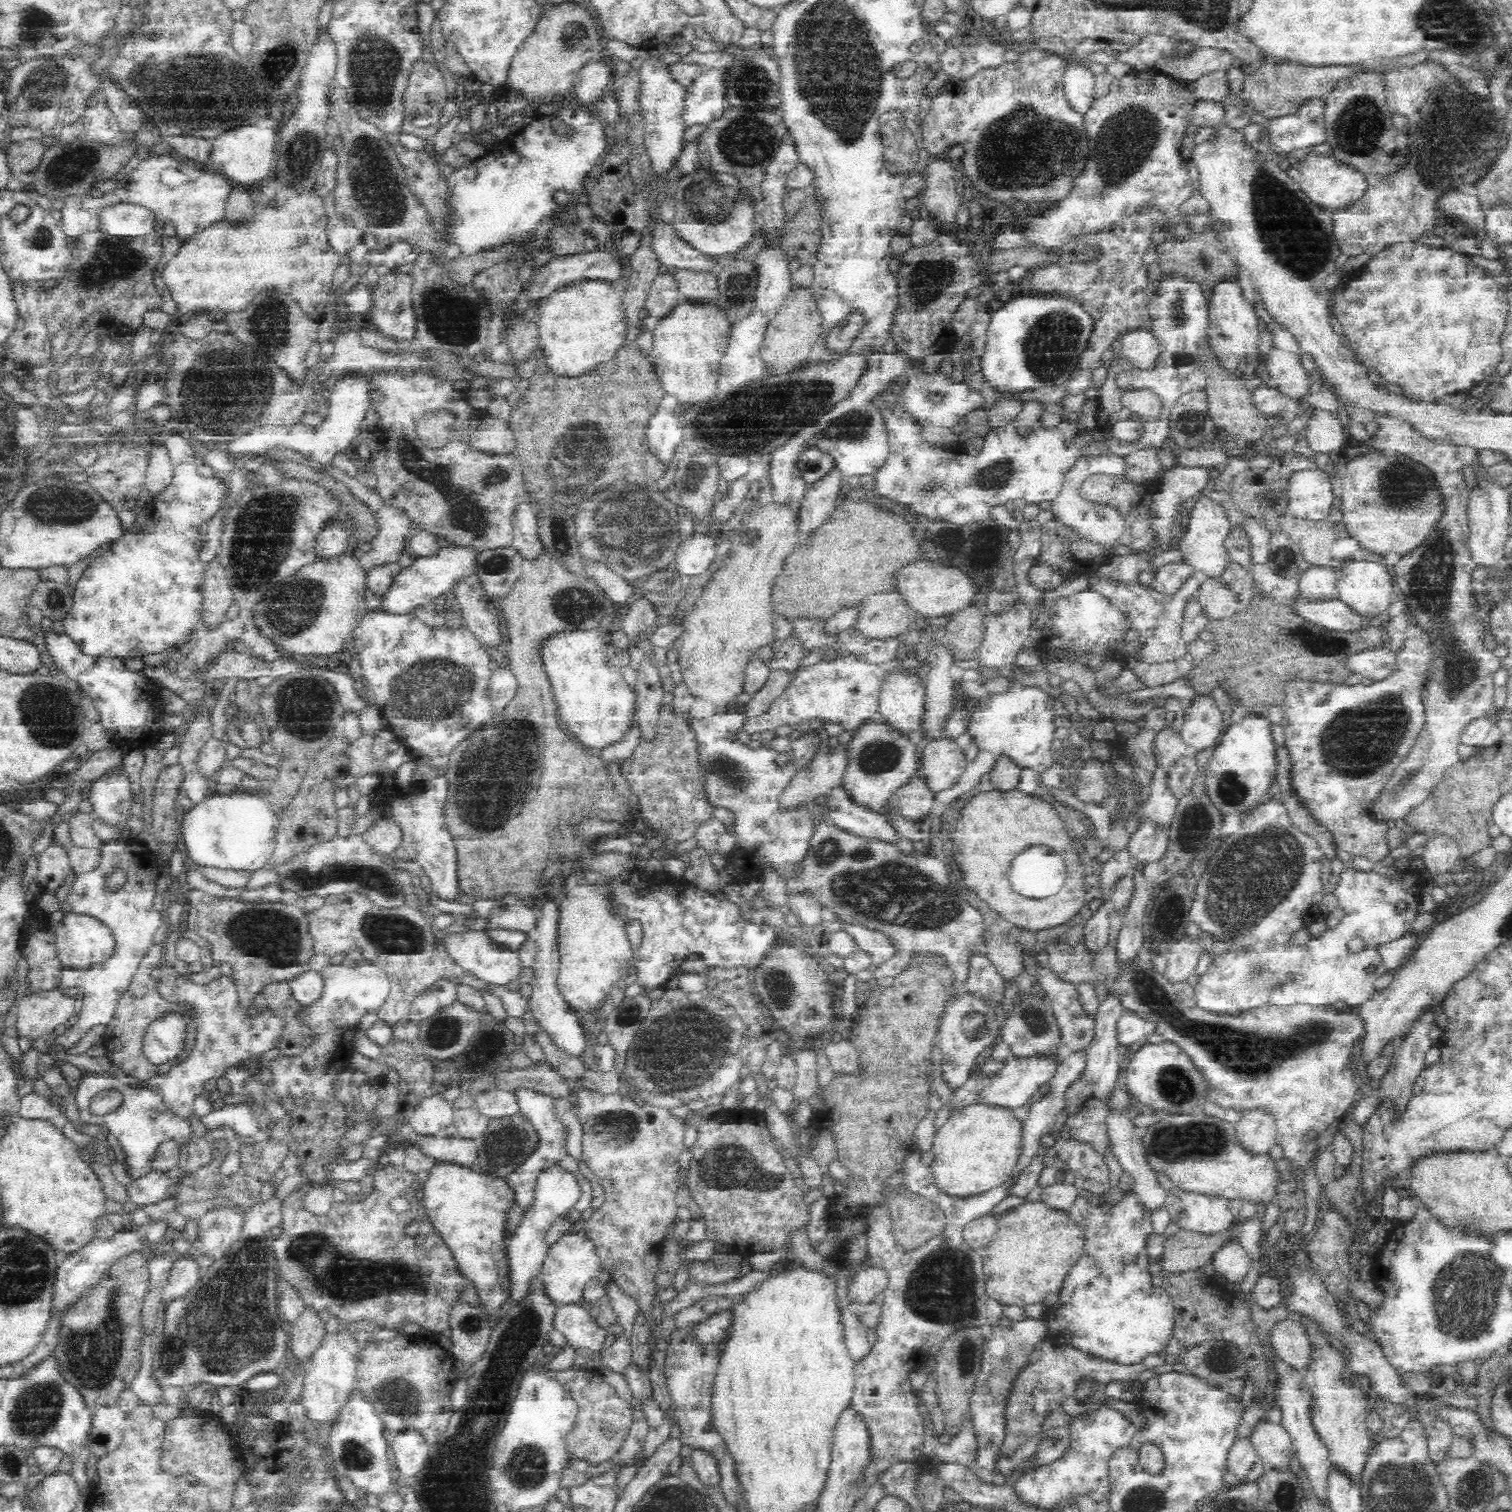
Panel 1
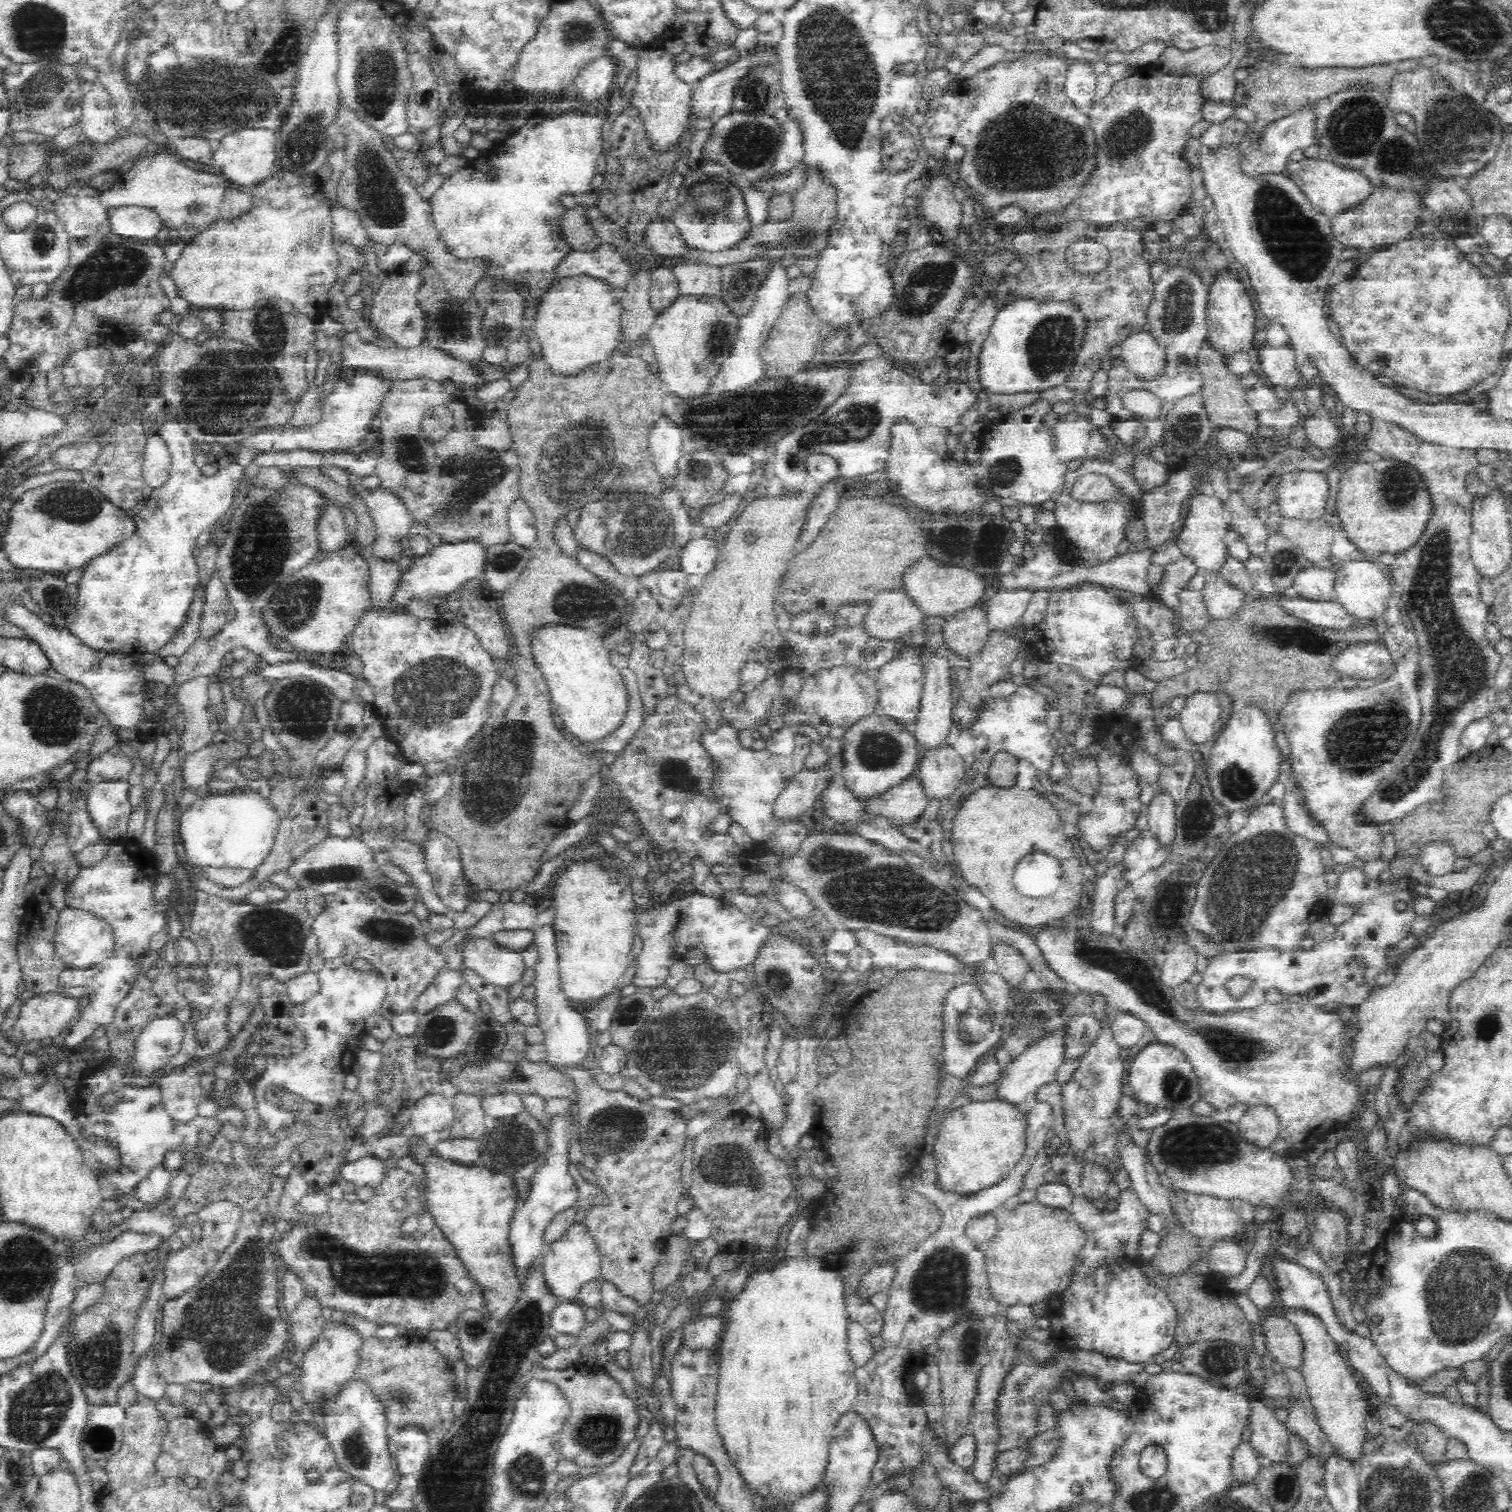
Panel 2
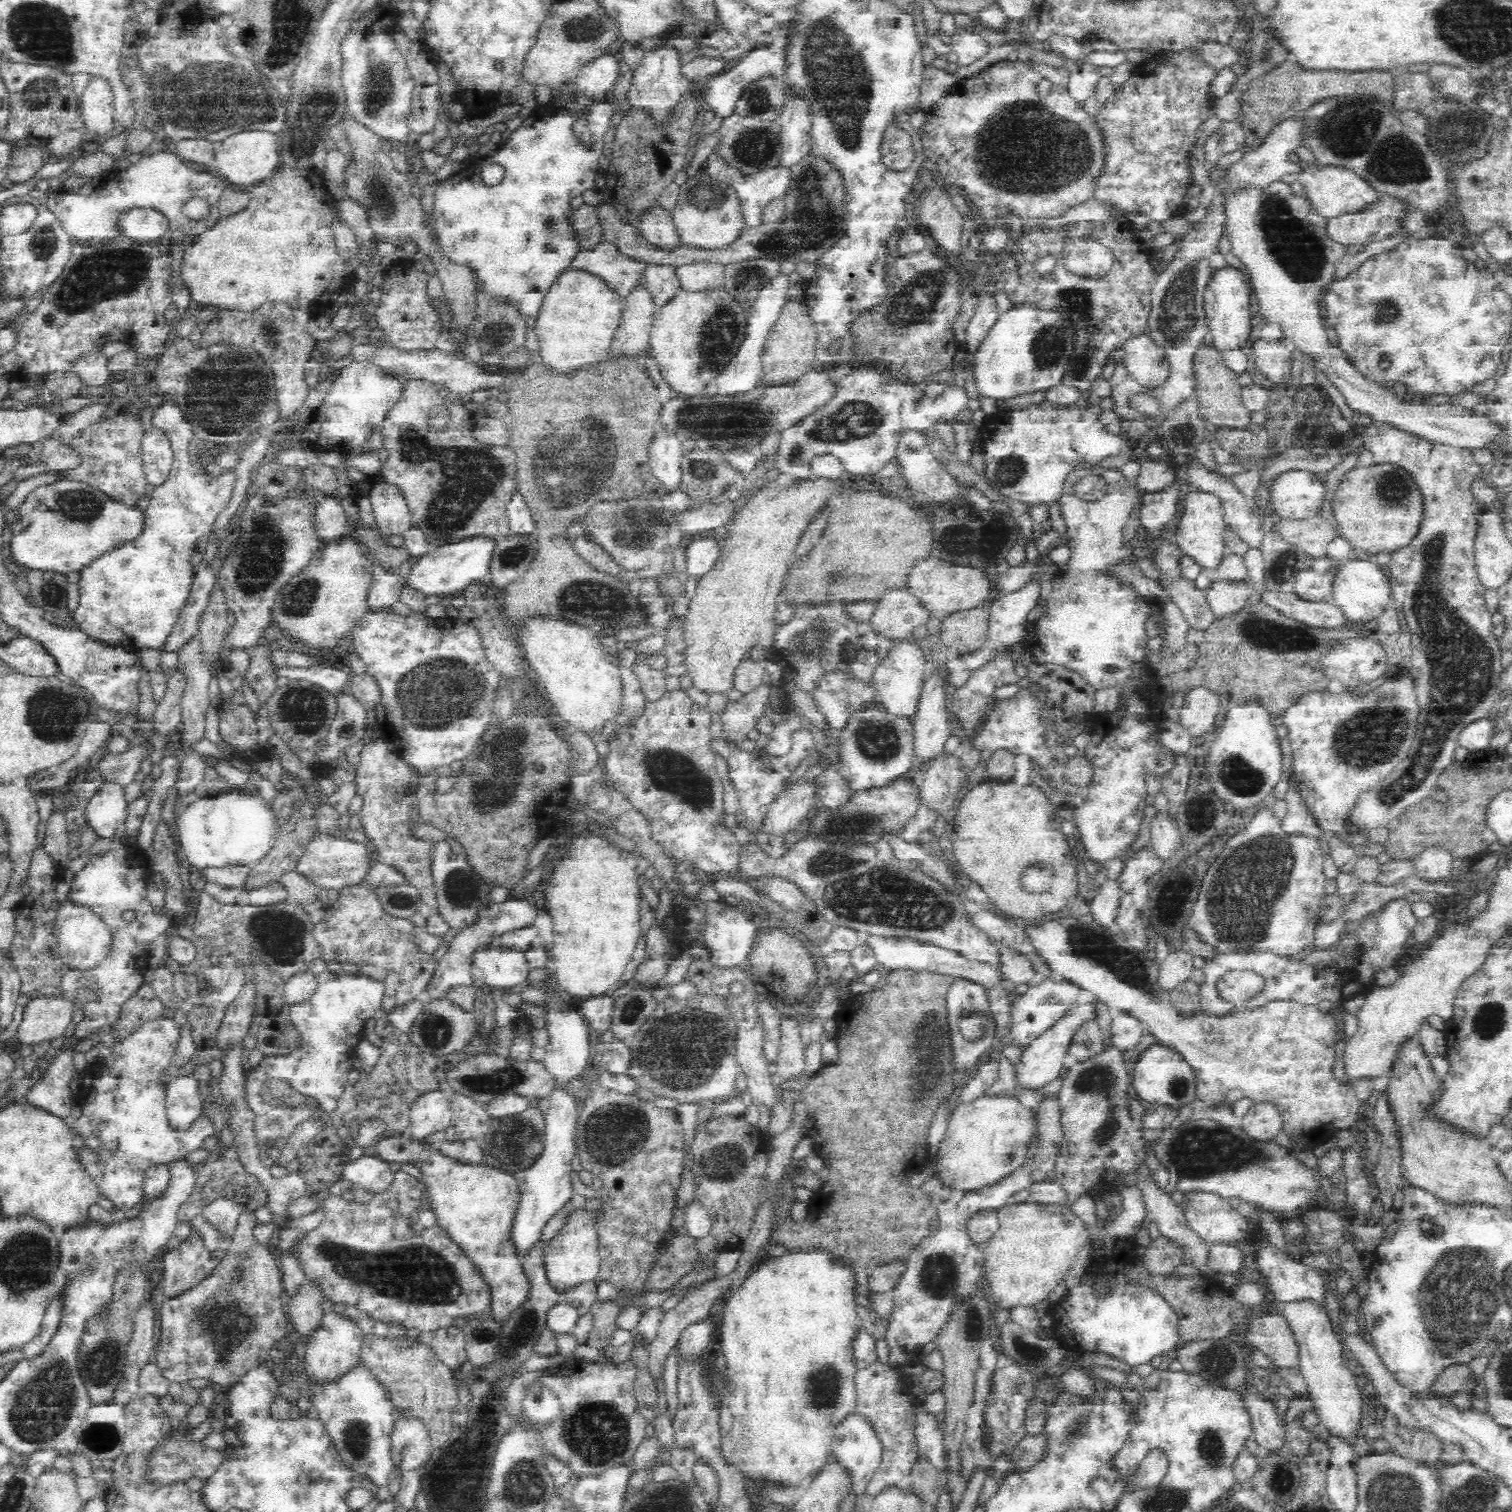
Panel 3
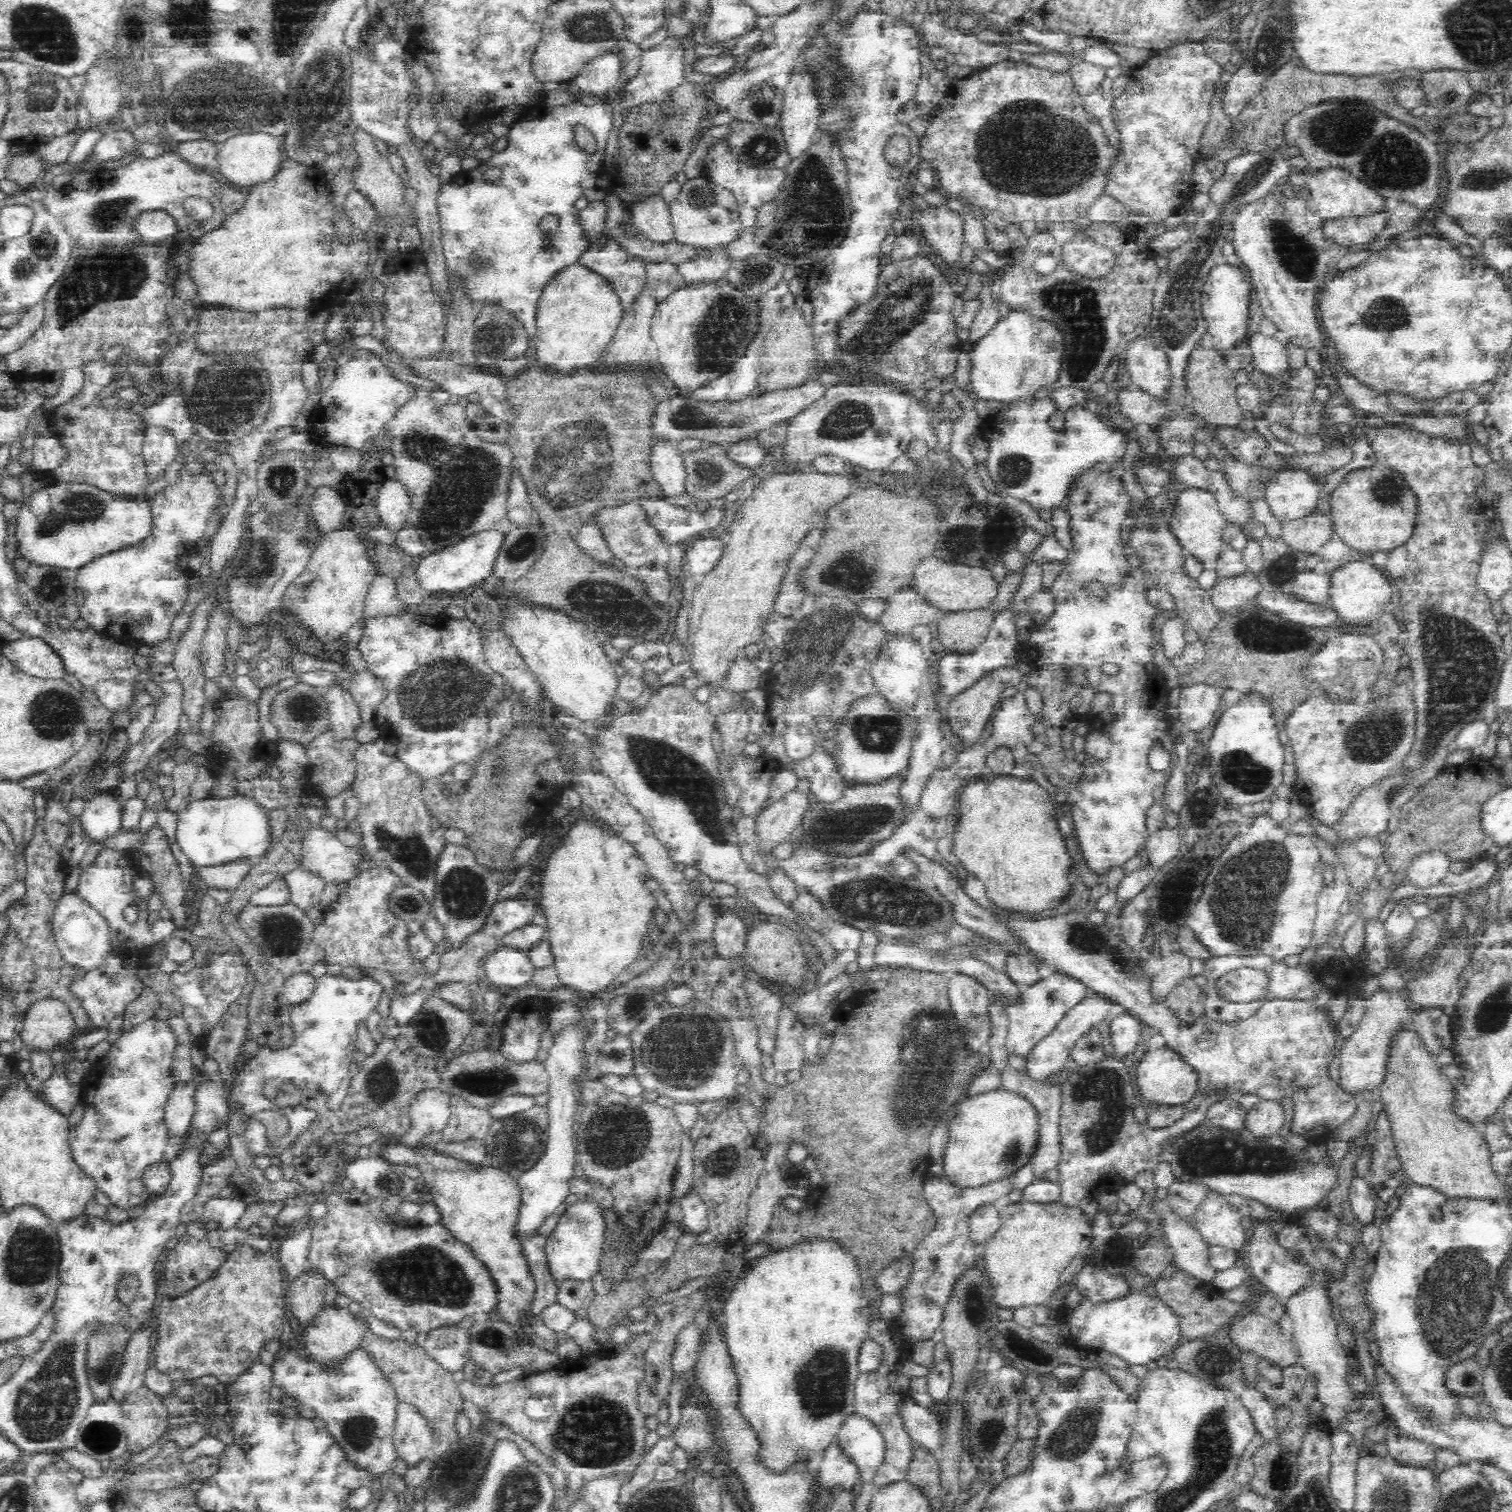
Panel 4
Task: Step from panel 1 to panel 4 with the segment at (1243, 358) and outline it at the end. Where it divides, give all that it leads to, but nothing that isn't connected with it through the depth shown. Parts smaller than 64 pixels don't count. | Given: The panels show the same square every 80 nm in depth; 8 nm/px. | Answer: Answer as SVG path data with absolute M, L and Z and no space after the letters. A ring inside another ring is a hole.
M1230 263L1215 265L1202 286L1202 314L1207 322L1207 332L1212 335L1213 348L1219 351L1235 349L1246 336L1250 314L1250 292L1253 286L1247 282L1240 267Z

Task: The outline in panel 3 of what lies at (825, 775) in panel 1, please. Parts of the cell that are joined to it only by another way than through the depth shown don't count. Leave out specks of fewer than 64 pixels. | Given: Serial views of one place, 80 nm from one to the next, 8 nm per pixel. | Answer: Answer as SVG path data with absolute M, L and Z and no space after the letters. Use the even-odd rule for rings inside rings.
M798 777L769 807L762 832L770 836L782 837L786 831L798 828L799 822L802 822L811 806L817 804L817 794L816 778L806 780L804 777Z

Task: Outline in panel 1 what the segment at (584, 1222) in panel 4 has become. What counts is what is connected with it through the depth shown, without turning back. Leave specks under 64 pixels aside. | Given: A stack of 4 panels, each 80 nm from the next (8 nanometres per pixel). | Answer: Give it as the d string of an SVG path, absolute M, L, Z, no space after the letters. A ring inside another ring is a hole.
M573 1232L562 1235L552 1246L549 1246L543 1260L540 1281L546 1296L557 1307L578 1304L583 1296L587 1282L600 1274L601 1264L592 1241L584 1232Z

